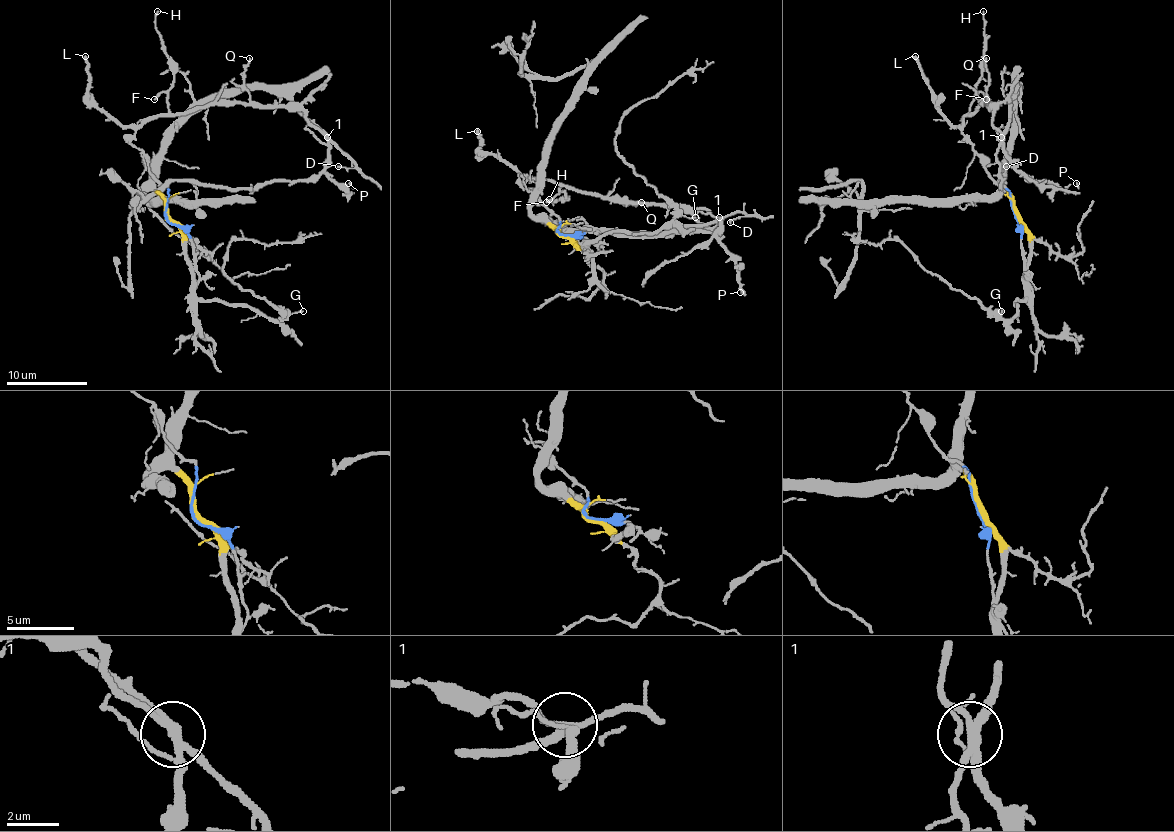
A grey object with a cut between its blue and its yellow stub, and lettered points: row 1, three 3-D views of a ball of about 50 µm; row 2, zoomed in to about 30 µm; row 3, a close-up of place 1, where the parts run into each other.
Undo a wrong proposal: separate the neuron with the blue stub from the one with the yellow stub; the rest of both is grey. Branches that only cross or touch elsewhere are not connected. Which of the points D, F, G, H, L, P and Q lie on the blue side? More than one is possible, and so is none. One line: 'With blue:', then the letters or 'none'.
With blue: D, F, H, L, Q

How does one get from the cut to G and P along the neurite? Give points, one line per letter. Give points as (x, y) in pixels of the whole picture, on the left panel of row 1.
G: (168, 217), (182, 235), (184, 260), (192, 276), (192, 292), (198, 298), (257, 308), (271, 318), (303, 310)
P: (168, 217), (153, 185), (164, 142), (245, 89), (281, 91), (326, 136), (324, 170), (348, 183)

